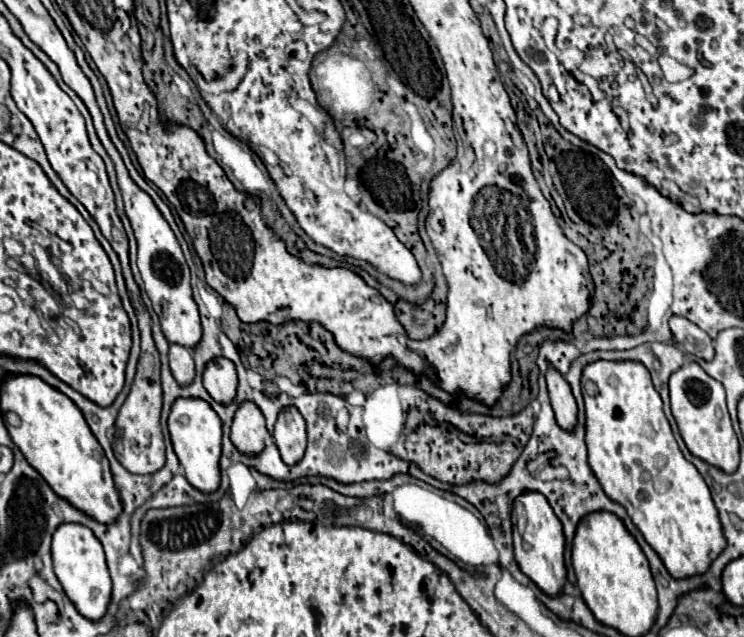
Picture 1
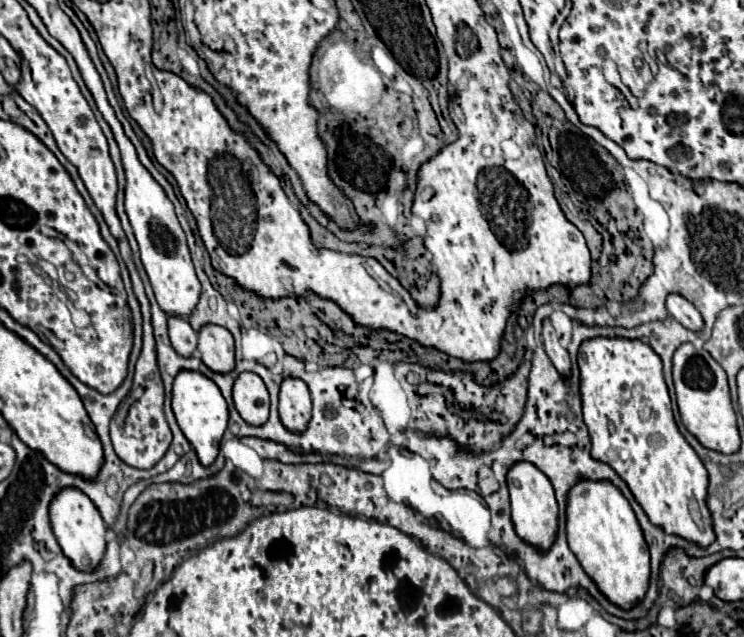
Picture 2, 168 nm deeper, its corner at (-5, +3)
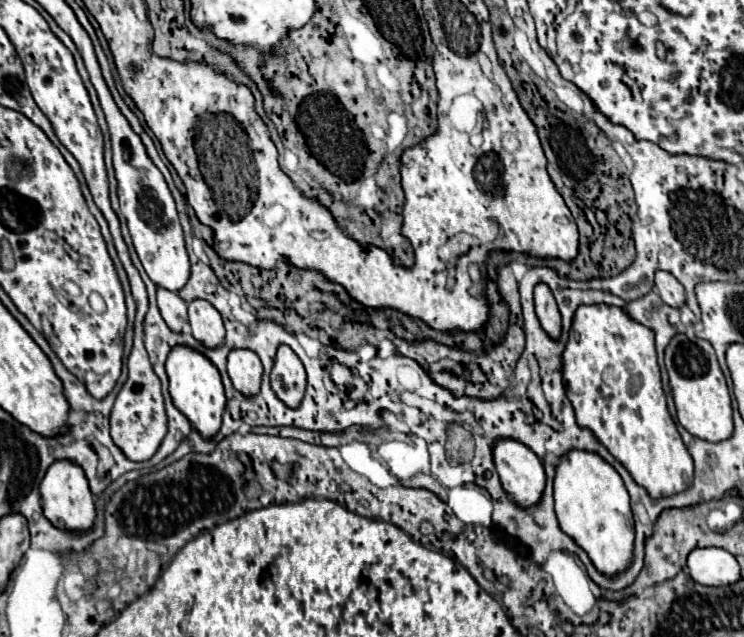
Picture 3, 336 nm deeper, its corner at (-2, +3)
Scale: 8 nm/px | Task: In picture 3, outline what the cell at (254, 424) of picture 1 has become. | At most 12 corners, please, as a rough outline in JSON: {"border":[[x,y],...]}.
{"border":[[254,352],[228,354],[228,376],[242,396],[260,388],[262,364]]}

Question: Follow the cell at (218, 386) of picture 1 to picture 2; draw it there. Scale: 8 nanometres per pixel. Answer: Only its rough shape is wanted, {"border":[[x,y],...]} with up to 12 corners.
{"border":[[205,324],[197,332],[201,360],[215,372],[235,364],[227,328]]}

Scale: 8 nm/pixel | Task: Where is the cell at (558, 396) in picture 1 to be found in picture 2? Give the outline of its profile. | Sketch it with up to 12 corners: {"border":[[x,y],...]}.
{"border":[[549,318],[543,320],[545,352],[563,376],[569,376],[569,354]]}

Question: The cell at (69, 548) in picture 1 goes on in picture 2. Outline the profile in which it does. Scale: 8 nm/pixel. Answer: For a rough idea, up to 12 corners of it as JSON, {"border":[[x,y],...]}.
{"border":[[77,488],[49,504],[51,528],[77,570],[93,570],[107,526]]}

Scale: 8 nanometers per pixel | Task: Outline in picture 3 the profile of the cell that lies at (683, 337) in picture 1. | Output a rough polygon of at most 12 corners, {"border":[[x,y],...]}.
{"border":[[668,272],[656,274],[656,292],[672,308],[686,306],[684,286]]}

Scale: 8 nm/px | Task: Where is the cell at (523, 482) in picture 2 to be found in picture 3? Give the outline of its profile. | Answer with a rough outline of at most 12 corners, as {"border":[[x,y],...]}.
{"border":[[516,440],[494,444],[502,488],[520,508],[542,498],[540,458]]}

